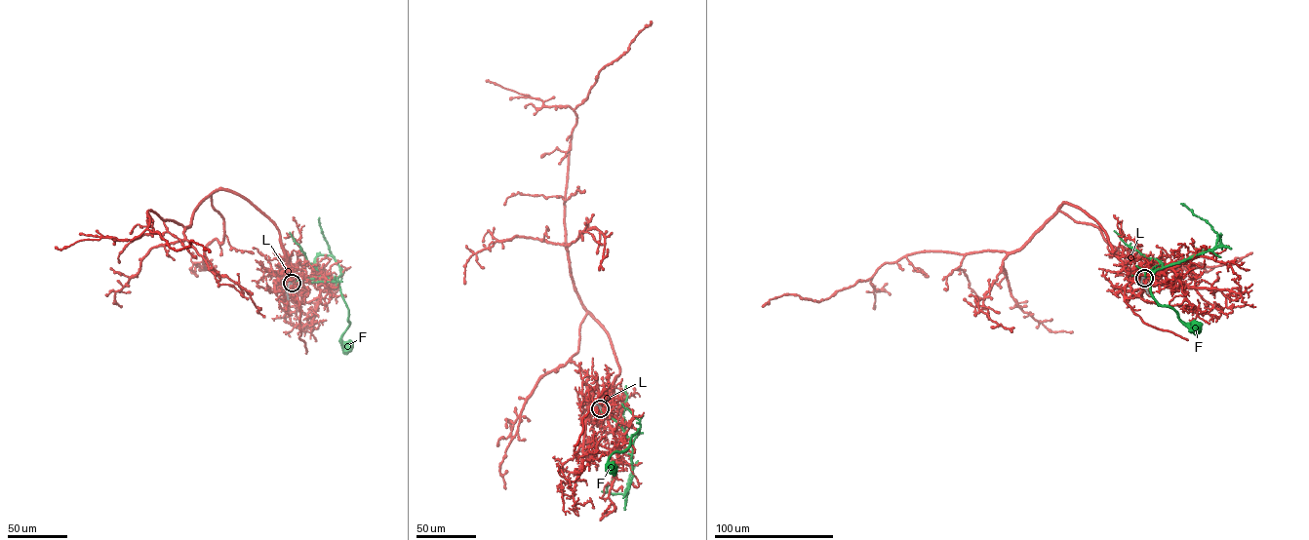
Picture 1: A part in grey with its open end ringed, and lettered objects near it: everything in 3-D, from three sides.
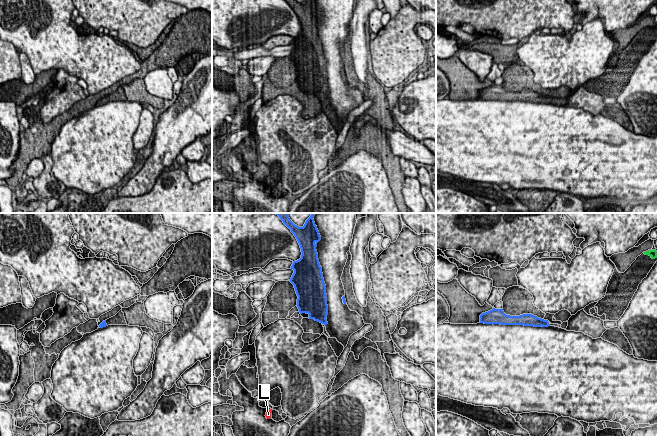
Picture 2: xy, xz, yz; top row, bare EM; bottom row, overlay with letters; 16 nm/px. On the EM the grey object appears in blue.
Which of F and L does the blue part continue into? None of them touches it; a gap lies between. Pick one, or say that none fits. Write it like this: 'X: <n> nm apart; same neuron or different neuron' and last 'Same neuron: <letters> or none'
F: 1900 nm apart; same neuron
L: 1600 nm apart; different neuron
Same neuron: F

